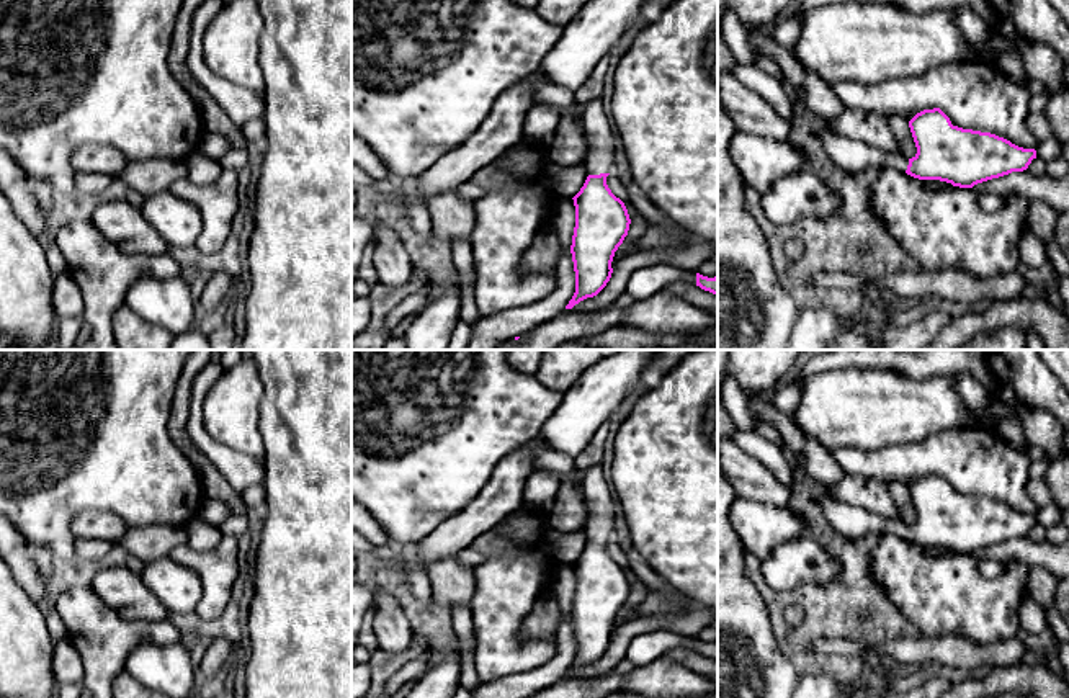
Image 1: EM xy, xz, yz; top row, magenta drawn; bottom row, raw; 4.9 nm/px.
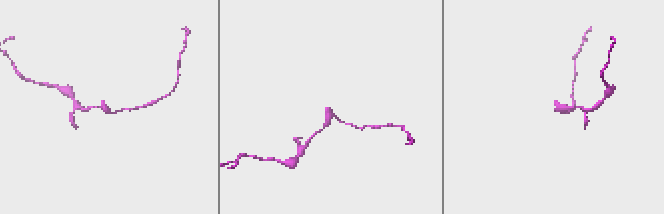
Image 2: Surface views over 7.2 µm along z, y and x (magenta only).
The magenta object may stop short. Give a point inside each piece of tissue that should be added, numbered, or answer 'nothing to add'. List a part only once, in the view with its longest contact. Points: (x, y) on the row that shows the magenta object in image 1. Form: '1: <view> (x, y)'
1: xz (600, 141)

